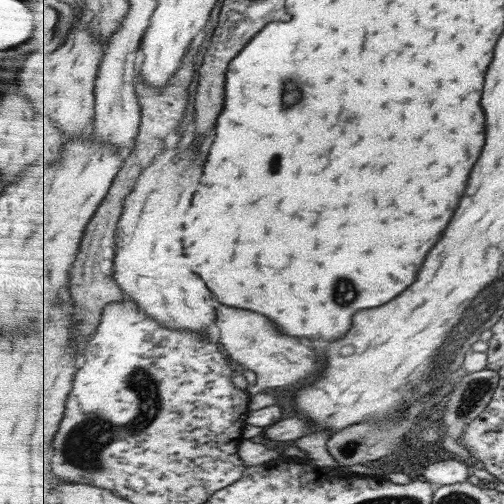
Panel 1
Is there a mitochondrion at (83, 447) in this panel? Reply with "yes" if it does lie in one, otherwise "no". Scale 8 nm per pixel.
yes

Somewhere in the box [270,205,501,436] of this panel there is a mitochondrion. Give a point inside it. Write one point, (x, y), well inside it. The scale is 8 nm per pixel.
(470, 395)

